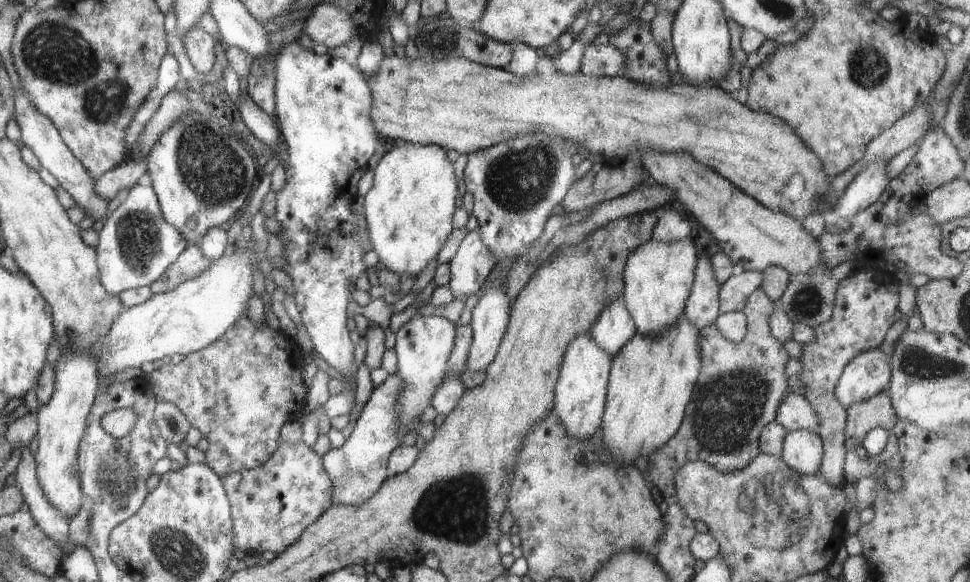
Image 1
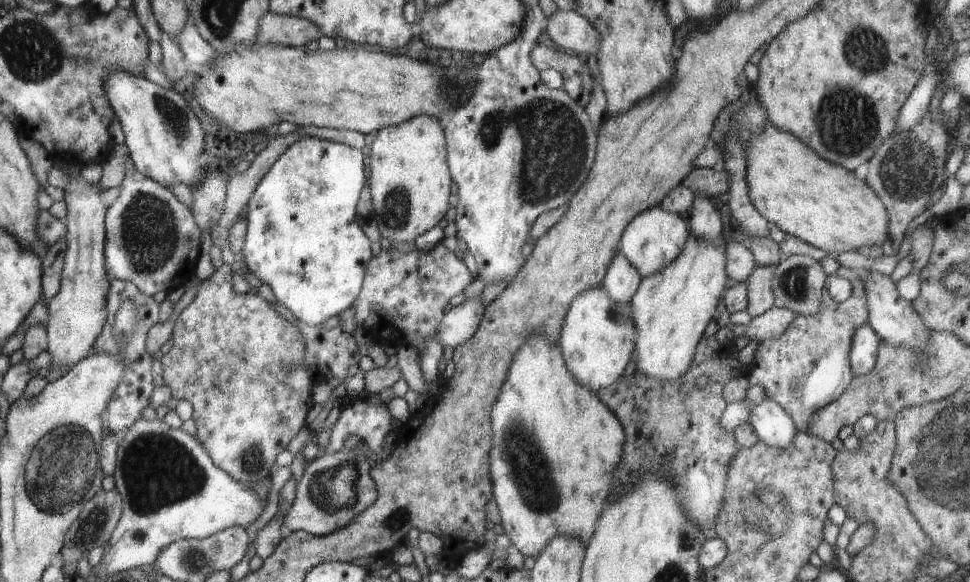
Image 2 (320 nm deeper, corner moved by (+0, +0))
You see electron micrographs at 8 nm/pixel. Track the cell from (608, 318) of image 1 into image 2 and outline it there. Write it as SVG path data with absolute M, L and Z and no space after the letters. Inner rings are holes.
M616 252L601 284L615 301L630 303L641 277L638 269L622 253Z

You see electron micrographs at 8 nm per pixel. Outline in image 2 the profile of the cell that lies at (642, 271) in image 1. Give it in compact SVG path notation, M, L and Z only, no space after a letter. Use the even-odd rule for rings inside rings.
M659 204L637 214L620 237L618 252L622 253L642 277L654 275L681 254L690 234L688 224L679 214L664 210Z

